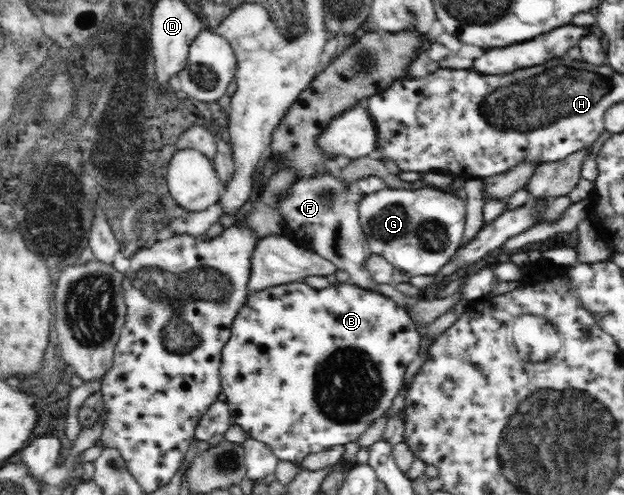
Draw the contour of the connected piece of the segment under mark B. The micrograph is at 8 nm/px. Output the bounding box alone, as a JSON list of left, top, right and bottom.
[222,280,421,466]

